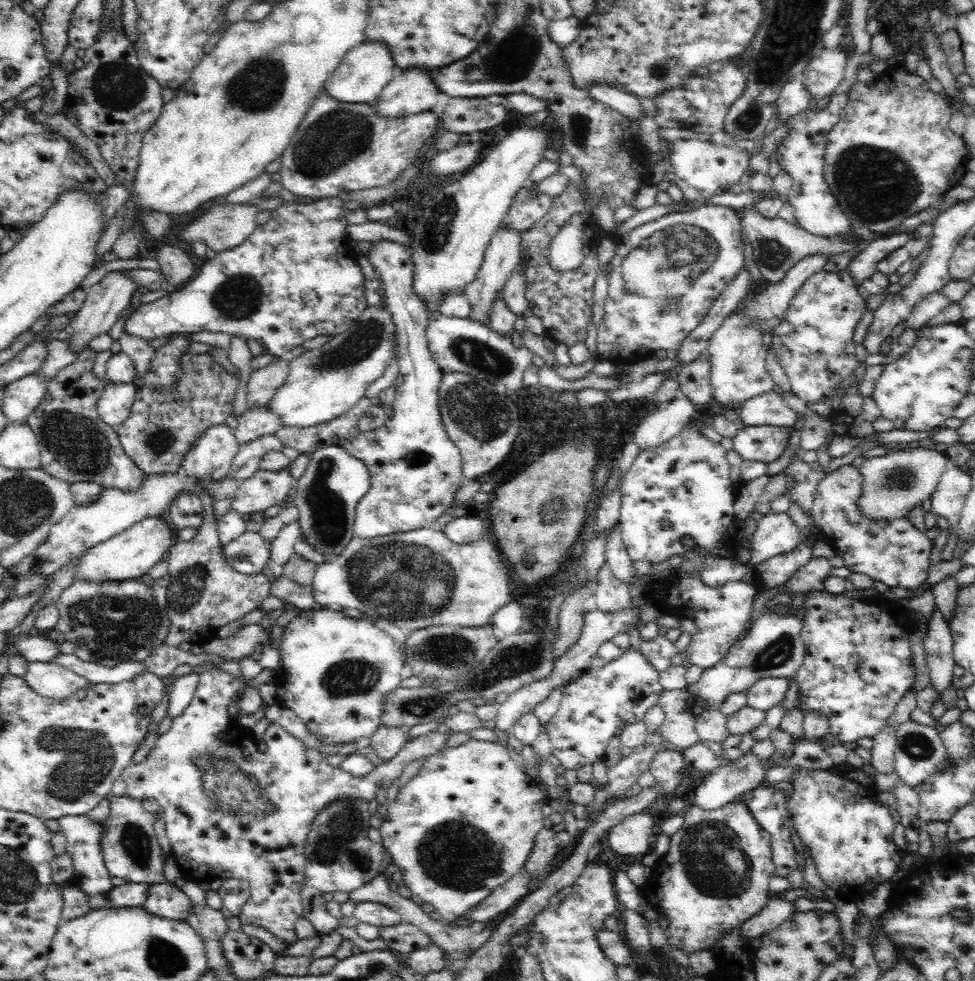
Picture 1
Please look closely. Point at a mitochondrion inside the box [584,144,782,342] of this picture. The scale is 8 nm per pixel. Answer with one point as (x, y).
(682, 251)

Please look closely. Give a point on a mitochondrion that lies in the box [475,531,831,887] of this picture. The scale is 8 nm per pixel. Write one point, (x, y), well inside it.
(780, 651)

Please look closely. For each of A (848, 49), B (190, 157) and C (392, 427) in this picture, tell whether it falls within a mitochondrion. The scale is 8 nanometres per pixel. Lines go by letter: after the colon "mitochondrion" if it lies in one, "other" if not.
A: other
B: other
C: other

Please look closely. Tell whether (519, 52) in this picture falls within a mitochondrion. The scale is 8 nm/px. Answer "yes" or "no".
yes

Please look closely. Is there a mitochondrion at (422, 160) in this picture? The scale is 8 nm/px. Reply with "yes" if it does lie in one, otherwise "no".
no

